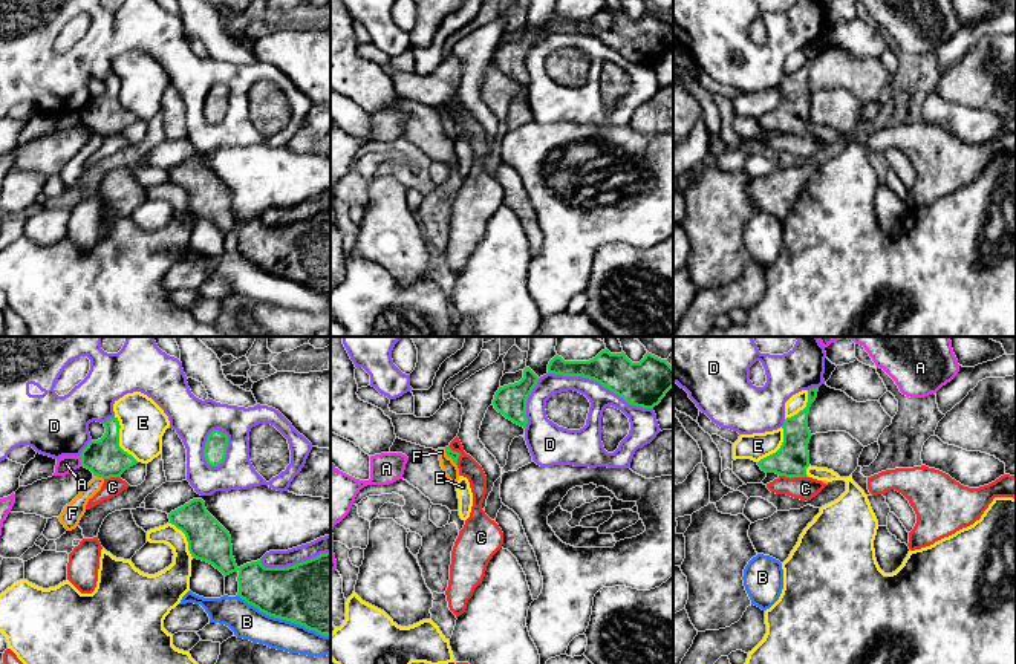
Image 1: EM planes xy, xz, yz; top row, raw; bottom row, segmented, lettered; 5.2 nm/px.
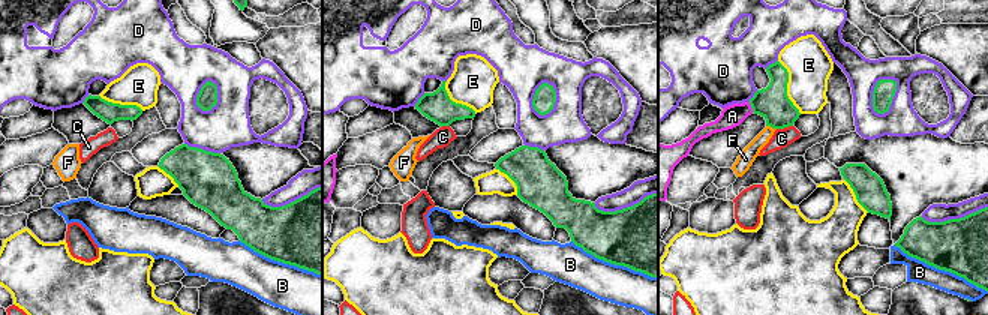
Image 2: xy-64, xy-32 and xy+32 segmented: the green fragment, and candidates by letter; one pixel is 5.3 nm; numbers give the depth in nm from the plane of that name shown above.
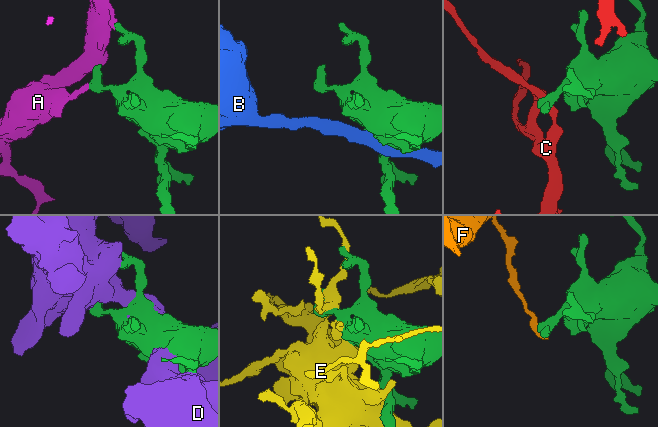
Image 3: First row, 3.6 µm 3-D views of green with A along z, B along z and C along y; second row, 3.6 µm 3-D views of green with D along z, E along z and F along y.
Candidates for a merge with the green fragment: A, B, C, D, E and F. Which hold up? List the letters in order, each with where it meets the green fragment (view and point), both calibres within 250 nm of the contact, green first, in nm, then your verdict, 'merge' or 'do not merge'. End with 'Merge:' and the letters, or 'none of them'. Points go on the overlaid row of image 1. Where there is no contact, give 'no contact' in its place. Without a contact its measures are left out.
A: xy (81, 461) | 200/90 nm | do not merge
B: xy (283, 618) | 400/180 nm | do not merge
C: yz (793, 476) | 180/120 nm | do not merge
D: xz (600, 383) | 240/120 nm | do not merge
E: xy (118, 441) | 200/240 nm | do not merge
F: xy (98, 476) | 200/110 nm | do not merge
Merge: none of them

